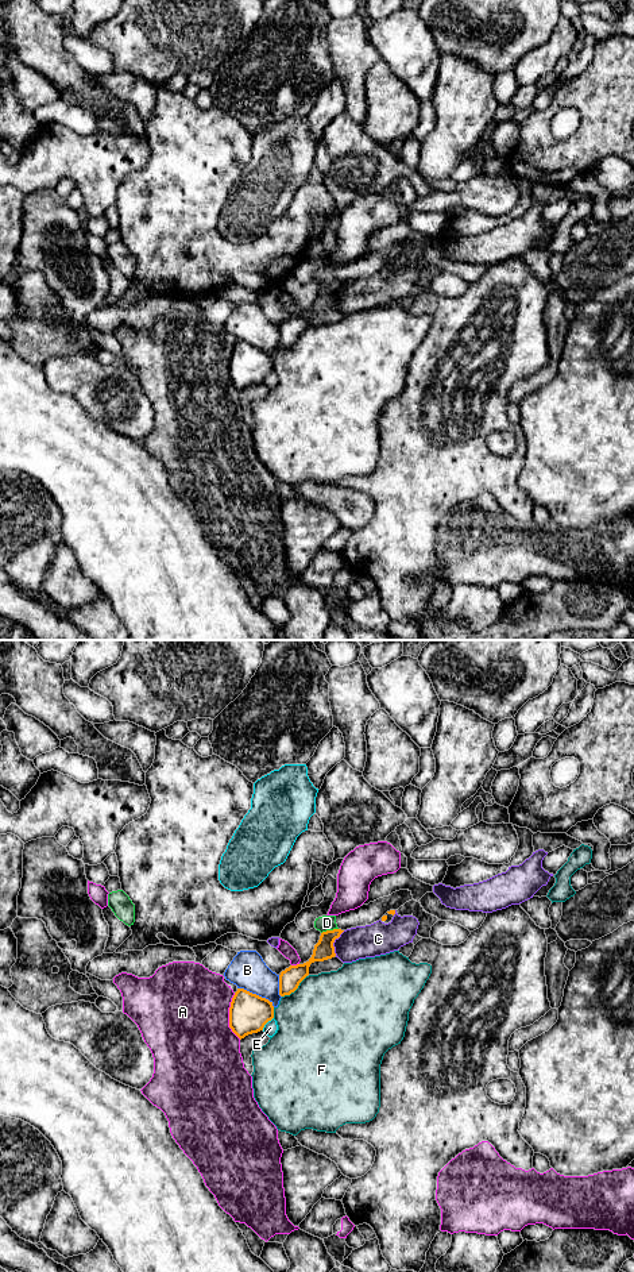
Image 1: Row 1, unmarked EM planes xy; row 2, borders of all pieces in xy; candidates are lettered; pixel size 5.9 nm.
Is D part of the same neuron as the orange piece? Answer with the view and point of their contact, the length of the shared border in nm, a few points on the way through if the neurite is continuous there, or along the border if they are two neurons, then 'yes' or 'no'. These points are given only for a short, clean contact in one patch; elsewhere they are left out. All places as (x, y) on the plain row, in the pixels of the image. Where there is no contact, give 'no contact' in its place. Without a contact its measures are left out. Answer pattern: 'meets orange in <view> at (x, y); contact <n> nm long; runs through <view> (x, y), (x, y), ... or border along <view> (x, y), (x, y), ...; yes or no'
meets orange in xy at (329, 282); contact 110 nm long; border along xy (337, 280), (321, 285); no

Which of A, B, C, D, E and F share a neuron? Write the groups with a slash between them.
A / B F / C / D / E

